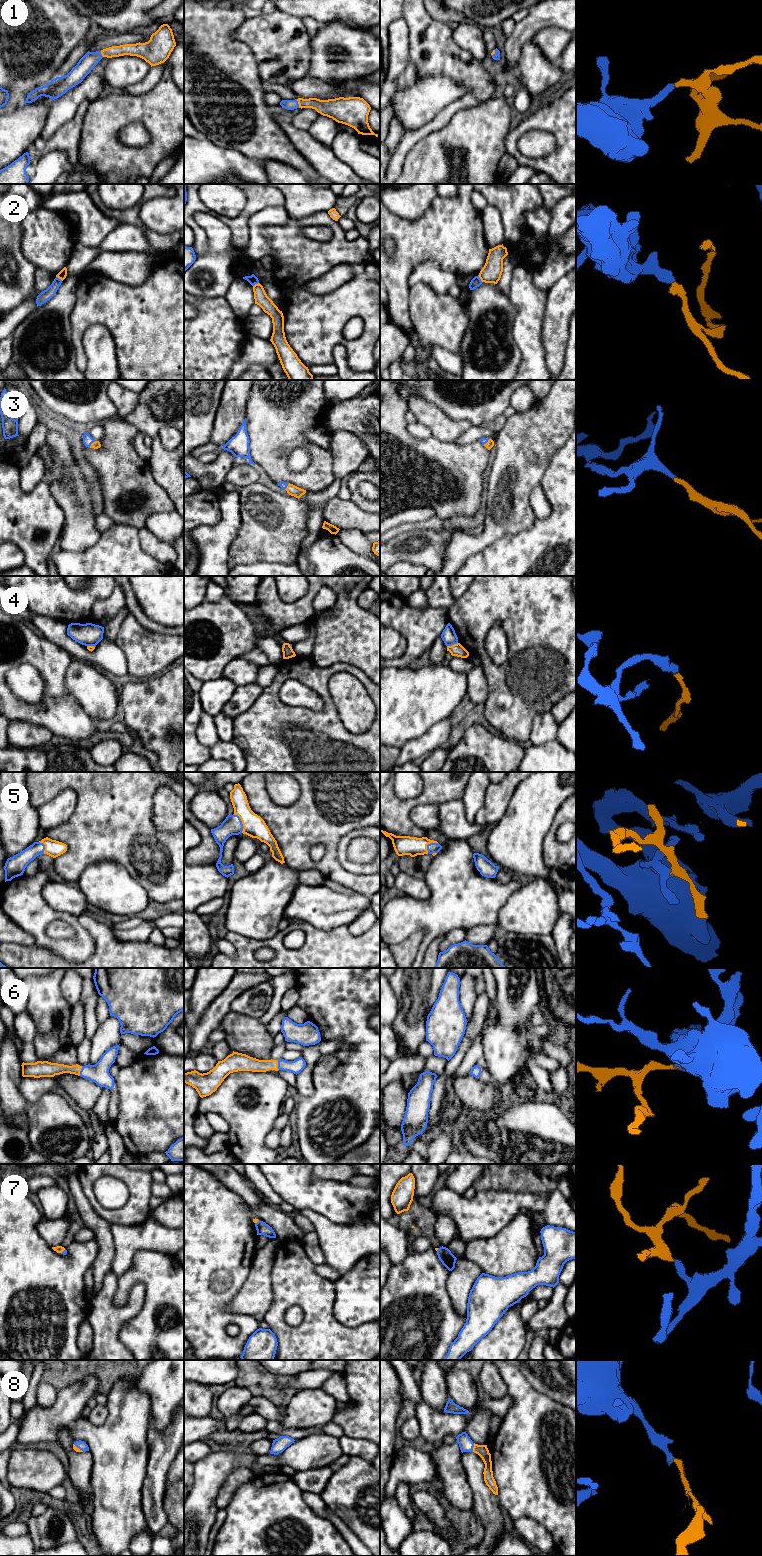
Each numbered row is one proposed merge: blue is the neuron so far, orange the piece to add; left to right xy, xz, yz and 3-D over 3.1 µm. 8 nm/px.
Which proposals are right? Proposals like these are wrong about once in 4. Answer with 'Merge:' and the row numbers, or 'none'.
Merge: 1, 3, 5, 6, 7, 8

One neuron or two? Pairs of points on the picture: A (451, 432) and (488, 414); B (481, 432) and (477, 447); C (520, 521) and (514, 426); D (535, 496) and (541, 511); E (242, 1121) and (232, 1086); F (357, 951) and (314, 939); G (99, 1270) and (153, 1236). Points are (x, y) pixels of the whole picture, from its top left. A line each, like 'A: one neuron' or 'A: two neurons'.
A: two neurons
B: two neurons
C: one neuron
D: one neuron
E: one neuron
F: one neuron
G: two neurons

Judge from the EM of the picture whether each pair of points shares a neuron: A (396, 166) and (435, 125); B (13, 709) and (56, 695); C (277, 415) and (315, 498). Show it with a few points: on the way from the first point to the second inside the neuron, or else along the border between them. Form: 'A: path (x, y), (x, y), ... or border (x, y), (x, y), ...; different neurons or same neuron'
A: path (399, 154), (423, 131); same neuron
B: path (24, 710), (41, 710), (45, 706); same neuron
C: border (333, 481), (323, 490), (306, 491); different neurons

